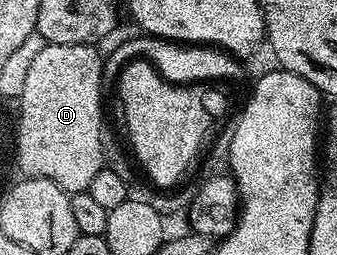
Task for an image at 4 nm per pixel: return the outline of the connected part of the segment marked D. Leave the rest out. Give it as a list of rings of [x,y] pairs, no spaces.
[[[46,44],[43,51],[39,51],[39,56],[31,62],[31,68],[27,71],[27,83],[23,83],[22,103],[25,108],[23,123],[21,127],[20,154],[21,162],[24,162],[27,168],[27,174],[30,177],[42,177],[51,183],[58,185],[64,193],[70,195],[75,193],[84,193],[91,187],[91,179],[99,175],[99,171],[106,164],[105,149],[101,146],[101,91],[103,84],[101,82],[101,66],[103,62],[102,54],[97,54],[98,46],[91,45],[50,45]]]

